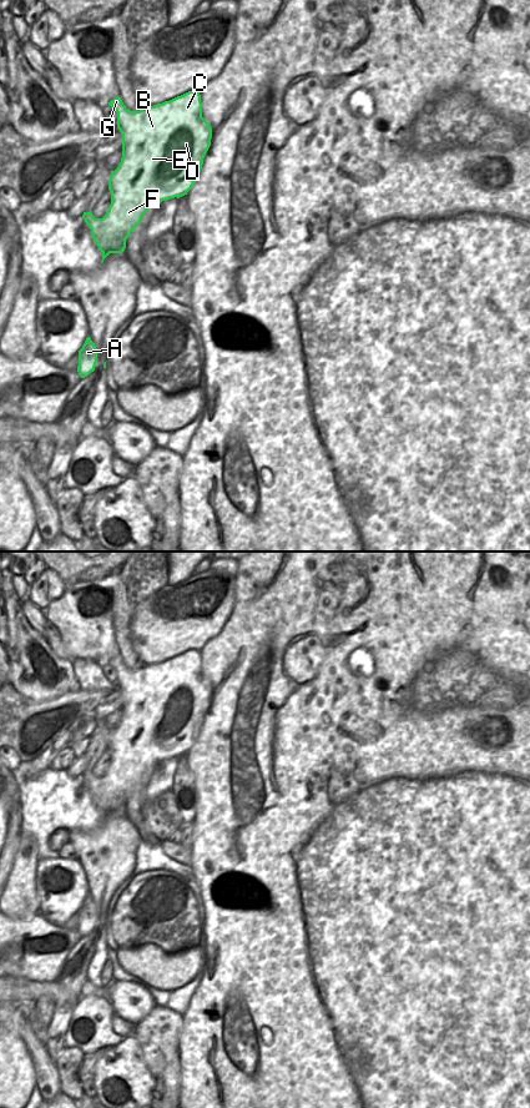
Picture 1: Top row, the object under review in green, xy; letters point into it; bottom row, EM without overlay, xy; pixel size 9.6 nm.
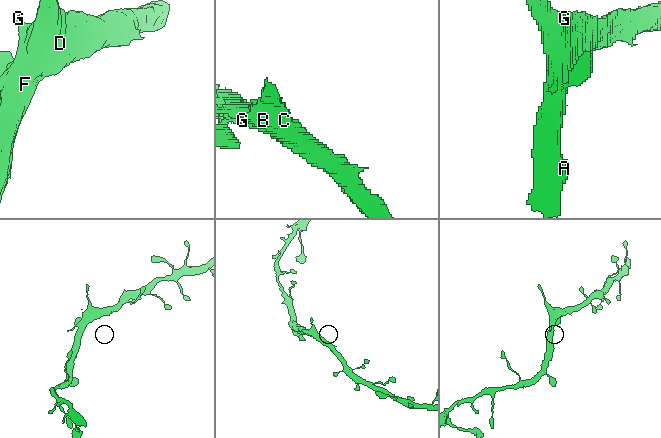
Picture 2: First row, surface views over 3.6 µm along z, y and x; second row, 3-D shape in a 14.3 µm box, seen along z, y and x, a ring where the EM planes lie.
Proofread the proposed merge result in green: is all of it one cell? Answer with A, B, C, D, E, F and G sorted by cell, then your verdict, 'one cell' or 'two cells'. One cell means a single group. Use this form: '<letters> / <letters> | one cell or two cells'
A B C D E F G | one cell

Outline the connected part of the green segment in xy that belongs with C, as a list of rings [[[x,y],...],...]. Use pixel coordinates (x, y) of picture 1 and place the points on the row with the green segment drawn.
[[[196,91],[142,107],[140,111],[130,111],[120,96],[111,100],[108,106],[117,112],[117,129],[122,135],[122,158],[118,167],[111,171],[111,205],[106,215],[102,218],[95,218],[92,211],[82,215],[95,245],[102,252],[101,263],[110,253],[125,251],[127,237],[140,225],[148,208],[187,195],[198,178],[212,138],[212,127],[202,117],[201,95]]]

